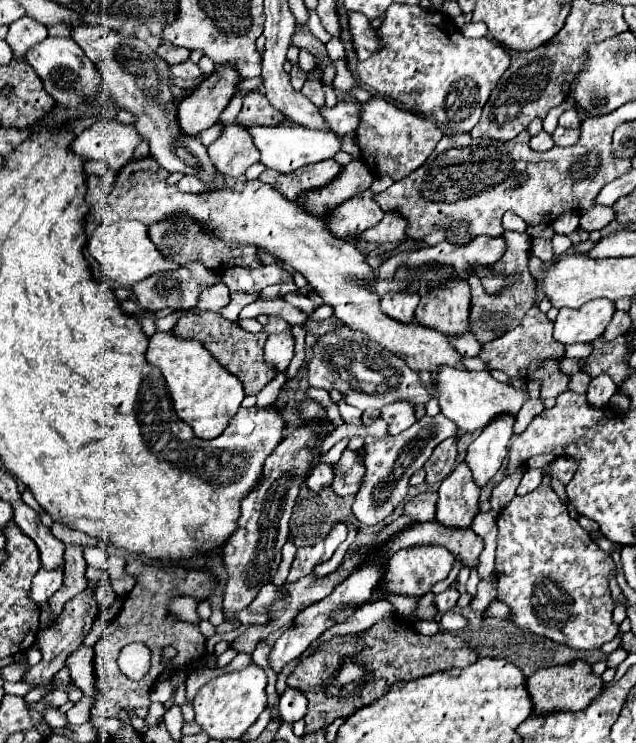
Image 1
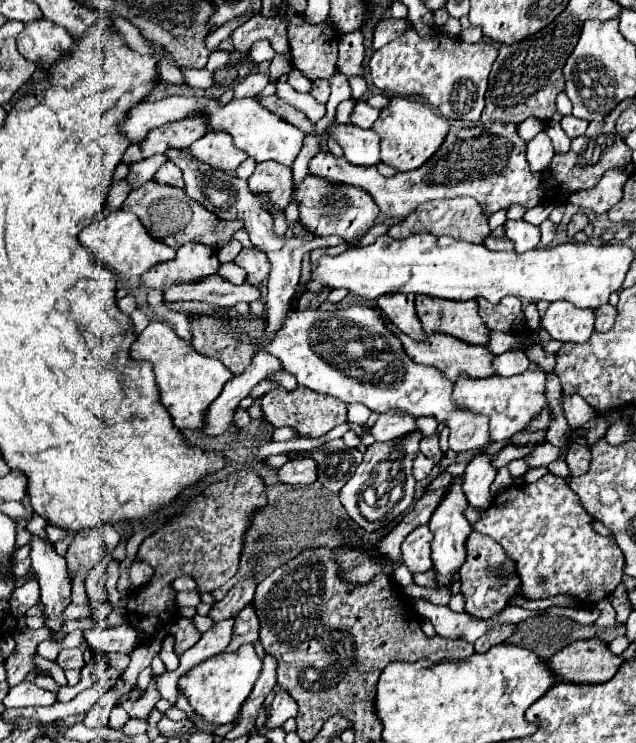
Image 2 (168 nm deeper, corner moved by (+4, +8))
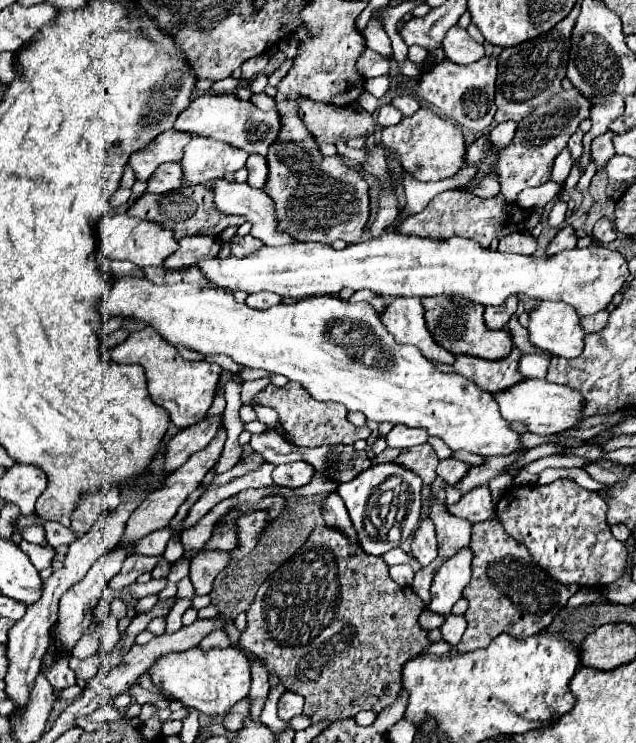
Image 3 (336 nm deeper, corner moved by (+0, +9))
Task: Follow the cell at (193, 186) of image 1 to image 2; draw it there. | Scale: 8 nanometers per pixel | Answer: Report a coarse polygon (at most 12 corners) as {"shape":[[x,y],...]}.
{"shape":[[172,161],[156,171],[154,181],[184,187],[182,171]]}

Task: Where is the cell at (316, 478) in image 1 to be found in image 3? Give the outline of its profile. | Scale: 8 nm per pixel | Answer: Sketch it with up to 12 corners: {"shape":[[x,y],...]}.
{"shape":[[308,462],[280,464],[272,478],[278,486],[298,488],[312,480]]}

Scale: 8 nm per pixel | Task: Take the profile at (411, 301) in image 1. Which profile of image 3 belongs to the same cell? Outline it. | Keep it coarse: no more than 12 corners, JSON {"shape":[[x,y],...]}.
{"shape":[[396,298],[382,324],[398,344],[428,360],[454,364],[430,338],[418,298]]}

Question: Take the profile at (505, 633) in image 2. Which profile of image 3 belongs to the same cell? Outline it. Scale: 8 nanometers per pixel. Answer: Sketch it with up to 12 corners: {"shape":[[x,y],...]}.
{"shape":[[496,516],[472,526],[460,652],[546,630],[552,582]]}

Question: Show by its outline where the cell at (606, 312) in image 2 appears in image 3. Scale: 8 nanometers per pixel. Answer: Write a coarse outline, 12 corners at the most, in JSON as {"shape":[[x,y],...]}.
{"shape":[[606,310],[582,316],[586,334],[600,332],[608,322]]}

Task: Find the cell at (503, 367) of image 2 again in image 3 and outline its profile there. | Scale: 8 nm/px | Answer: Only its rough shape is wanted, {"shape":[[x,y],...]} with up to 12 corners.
{"shape":[[524,354],[520,374],[544,378],[550,360],[538,354]]}

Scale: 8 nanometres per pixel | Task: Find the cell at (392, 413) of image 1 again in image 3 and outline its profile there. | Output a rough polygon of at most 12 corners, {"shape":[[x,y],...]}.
{"shape":[[396,424],[386,444],[390,448],[410,448],[428,442],[422,428]]}

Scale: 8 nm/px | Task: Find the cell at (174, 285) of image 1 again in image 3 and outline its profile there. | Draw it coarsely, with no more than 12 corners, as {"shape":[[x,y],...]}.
{"shape":[[186,236],[162,264],[190,268],[200,258],[216,258],[218,236]]}

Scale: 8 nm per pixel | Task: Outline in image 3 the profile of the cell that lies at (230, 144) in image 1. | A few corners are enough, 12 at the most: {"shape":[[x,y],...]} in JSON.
{"shape":[[192,136],[182,186],[208,184],[244,168],[248,154]]}

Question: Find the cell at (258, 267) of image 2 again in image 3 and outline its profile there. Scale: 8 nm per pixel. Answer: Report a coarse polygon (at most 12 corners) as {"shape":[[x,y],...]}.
{"shape":[[250,234],[232,236],[230,250],[244,258],[264,244]]}

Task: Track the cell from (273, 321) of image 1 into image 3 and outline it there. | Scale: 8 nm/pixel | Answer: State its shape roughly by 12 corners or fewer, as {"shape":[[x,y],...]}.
{"shape":[[270,292],[248,294],[250,308],[270,308],[282,298]]}

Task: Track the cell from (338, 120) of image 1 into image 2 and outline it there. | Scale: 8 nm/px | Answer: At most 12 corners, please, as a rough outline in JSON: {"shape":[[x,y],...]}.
{"shape":[[356,101],[350,121],[356,127],[370,129],[380,109],[366,101]]}

